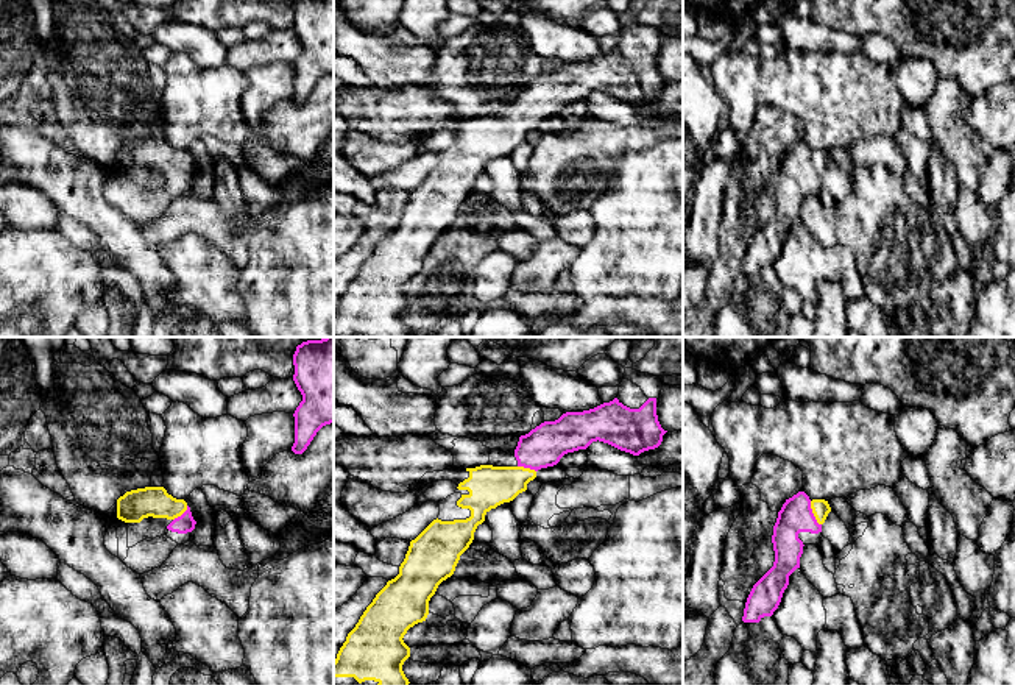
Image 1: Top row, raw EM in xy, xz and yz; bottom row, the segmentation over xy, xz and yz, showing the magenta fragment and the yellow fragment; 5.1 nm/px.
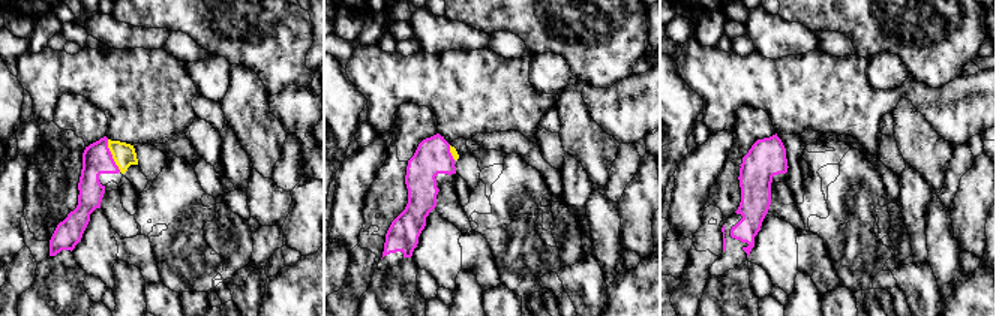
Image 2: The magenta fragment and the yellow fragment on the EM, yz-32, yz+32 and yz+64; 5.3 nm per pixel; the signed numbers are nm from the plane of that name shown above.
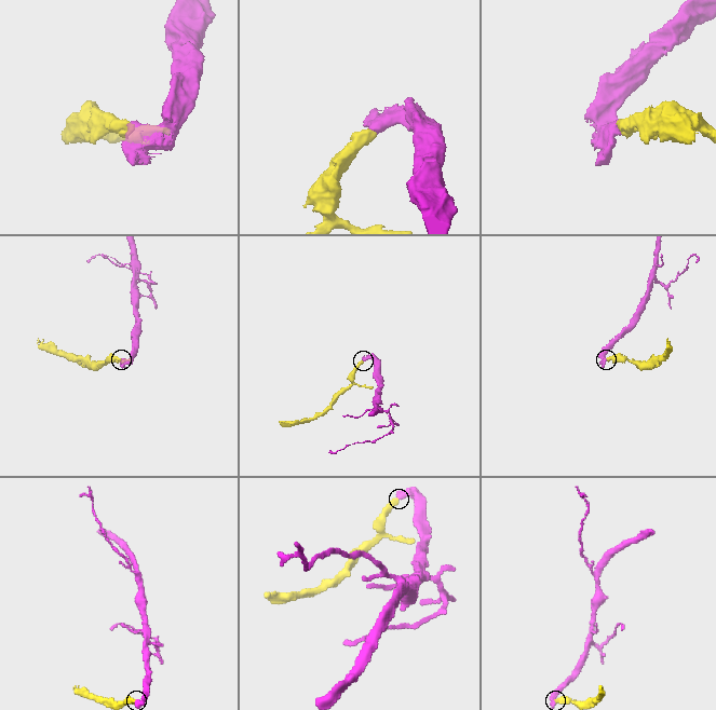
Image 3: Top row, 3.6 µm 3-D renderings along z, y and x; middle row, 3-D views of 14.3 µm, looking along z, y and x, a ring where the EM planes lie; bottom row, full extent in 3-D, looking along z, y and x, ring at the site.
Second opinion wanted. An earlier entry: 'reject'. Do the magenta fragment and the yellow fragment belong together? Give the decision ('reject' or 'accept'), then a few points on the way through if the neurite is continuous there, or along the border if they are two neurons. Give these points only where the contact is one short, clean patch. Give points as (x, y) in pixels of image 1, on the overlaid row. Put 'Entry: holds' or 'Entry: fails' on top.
Entry: fails
accept; runs through yz (795, 515), (813, 514), (820, 507)

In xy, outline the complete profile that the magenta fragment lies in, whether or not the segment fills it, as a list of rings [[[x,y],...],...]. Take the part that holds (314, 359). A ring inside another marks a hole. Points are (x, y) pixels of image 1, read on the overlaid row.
[[[334,337],[307,340],[293,354],[293,381],[302,395],[295,417],[292,451],[302,454],[317,432],[334,423]]]

